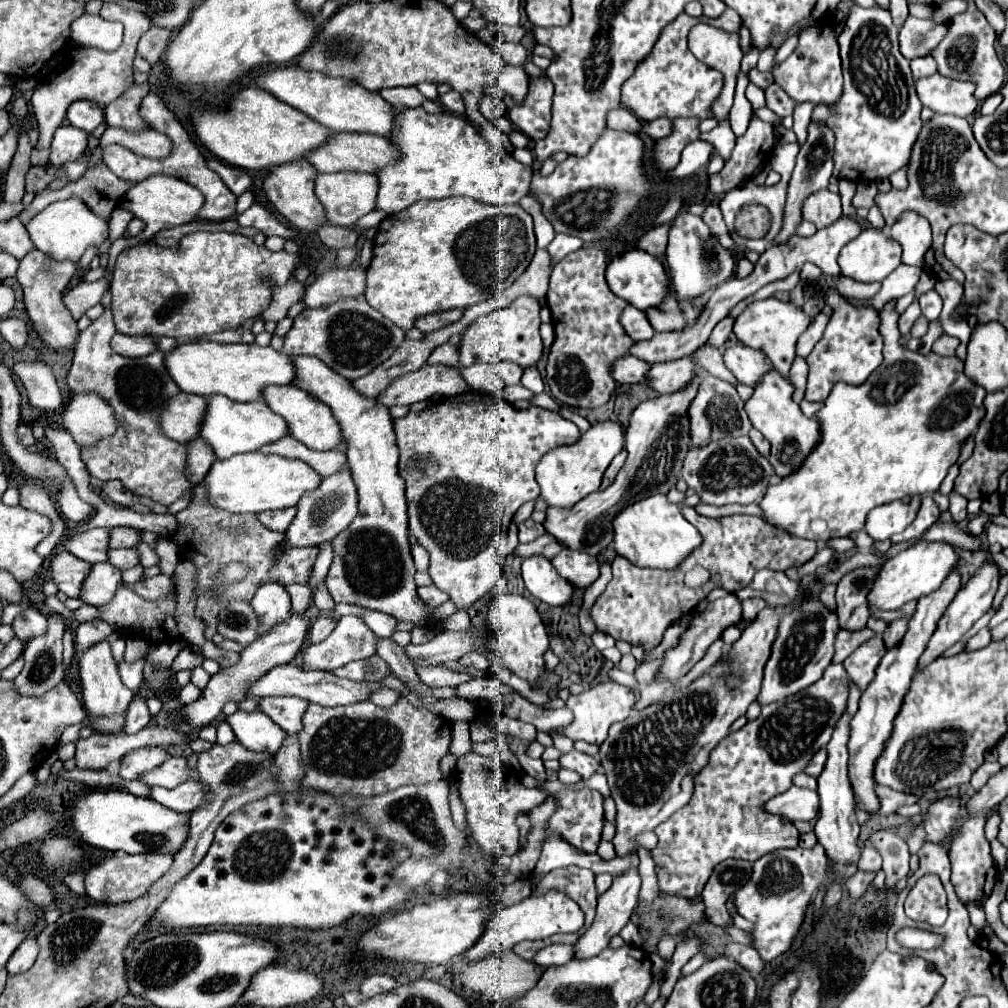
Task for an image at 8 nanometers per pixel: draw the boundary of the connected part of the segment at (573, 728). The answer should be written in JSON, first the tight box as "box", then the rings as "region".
{"box":[563,682,635,744],"region":[[[601,682],[597,686],[591,686],[589,690],[583,690],[577,696],[569,696],[567,706],[573,710],[573,722],[563,730],[565,736],[569,736],[571,740],[585,740],[591,744],[601,744],[607,736],[607,730],[613,722],[621,722],[625,720],[631,710],[635,708],[635,690],[617,682]]]}

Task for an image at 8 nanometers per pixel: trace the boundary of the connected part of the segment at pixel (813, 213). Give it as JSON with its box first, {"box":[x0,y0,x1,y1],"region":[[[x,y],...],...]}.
{"box":[803,190,841,230],"region":[[[829,190],[815,192],[803,204],[803,218],[813,222],[819,230],[837,222],[841,214],[841,198]]]}

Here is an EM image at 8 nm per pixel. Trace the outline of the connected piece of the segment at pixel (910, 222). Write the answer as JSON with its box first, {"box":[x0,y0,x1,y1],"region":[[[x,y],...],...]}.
{"box":[889,212,931,269],"region":[[[903,212],[893,228],[889,228],[889,234],[901,240],[902,263],[924,269],[925,254],[931,248],[929,222],[915,212]]]}

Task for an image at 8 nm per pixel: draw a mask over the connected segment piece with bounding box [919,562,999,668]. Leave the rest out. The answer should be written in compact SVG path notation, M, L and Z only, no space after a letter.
M987 562L983 568L979 568L967 582L967 586L963 590L957 592L957 596L953 598L953 602L949 604L949 608L943 612L941 620L937 622L937 628L925 648L925 652L921 654L919 658L919 668L925 668L929 666L933 660L937 660L949 646L953 646L955 642L959 642L963 638L963 634L991 608L991 602L993 602L993 596L997 592L997 586L999 586L999 574L997 574L997 566L993 562Z

